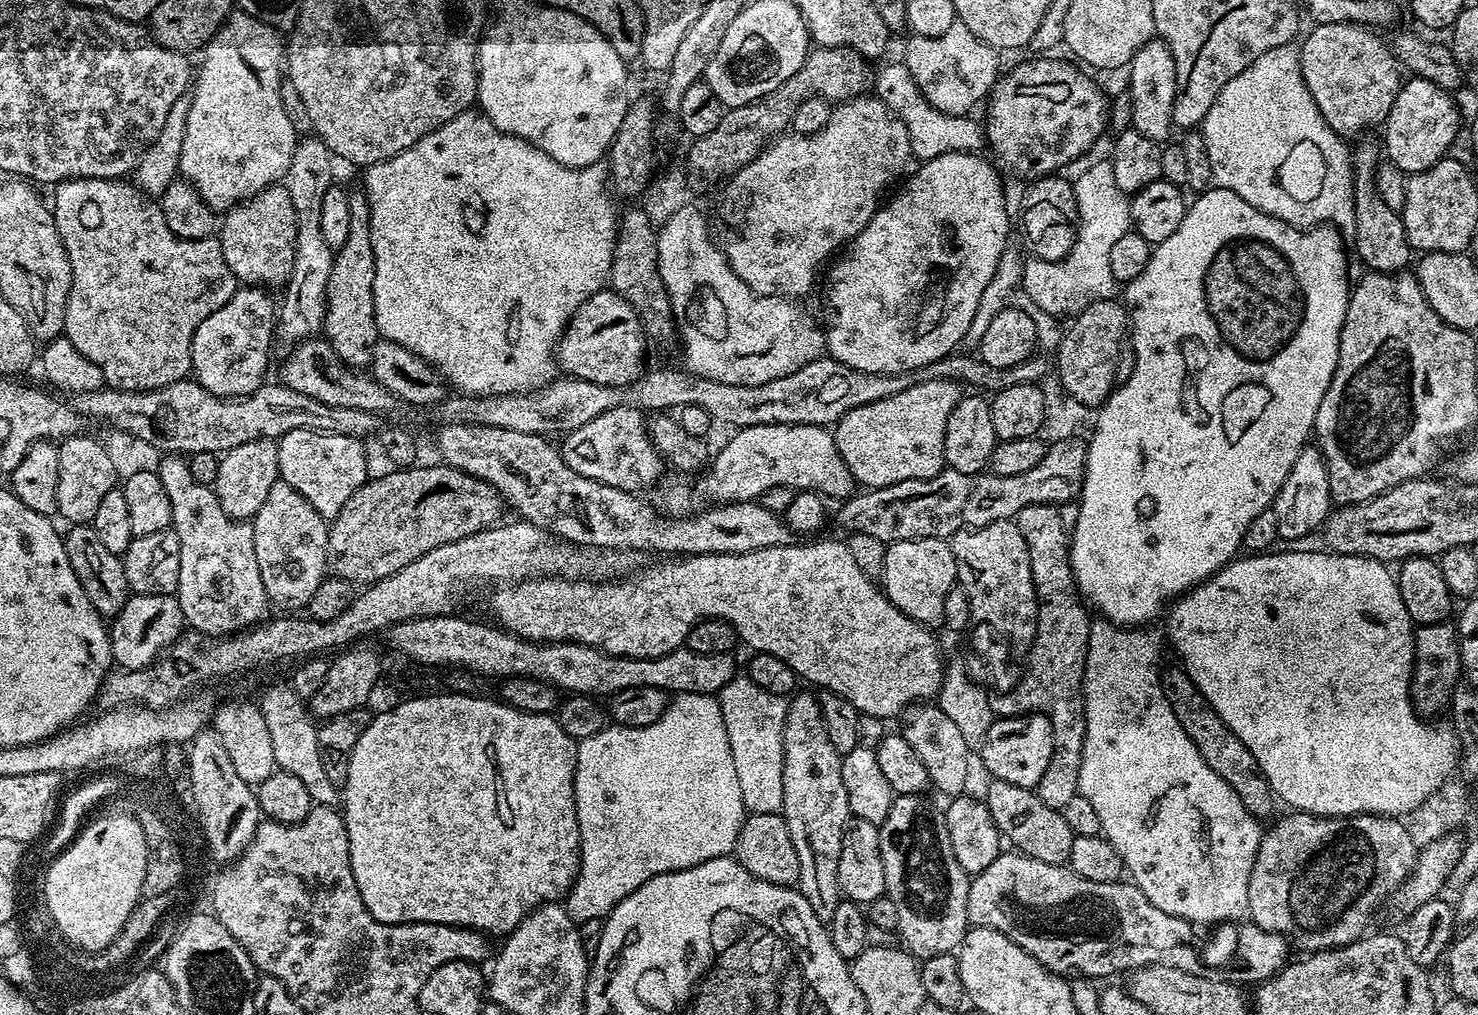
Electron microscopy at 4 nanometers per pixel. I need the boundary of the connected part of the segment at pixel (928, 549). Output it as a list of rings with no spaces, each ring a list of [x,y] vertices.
[[[938,538],[903,540],[887,545],[884,569],[878,573],[878,576],[888,601],[898,606],[902,614],[925,626],[939,625],[943,621],[946,594],[950,594],[950,590],[958,584],[952,545],[948,540]]]

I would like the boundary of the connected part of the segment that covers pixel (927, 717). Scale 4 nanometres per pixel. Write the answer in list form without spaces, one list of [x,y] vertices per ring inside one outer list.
[[[917,702],[911,708],[904,709],[899,717],[899,735],[910,742],[914,754],[922,758],[922,766],[926,766],[928,783],[933,789],[944,795],[944,798],[959,796],[968,784],[968,751],[970,745],[958,730],[957,724],[949,715],[944,714],[936,702]]]

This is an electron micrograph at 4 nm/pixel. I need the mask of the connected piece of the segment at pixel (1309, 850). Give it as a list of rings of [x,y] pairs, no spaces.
[[[1295,810],[1287,814],[1260,837],[1248,891],[1251,923],[1284,936],[1304,954],[1353,944],[1373,927],[1372,915],[1380,903],[1404,885],[1417,864],[1418,848],[1405,821],[1394,816],[1315,816]]]

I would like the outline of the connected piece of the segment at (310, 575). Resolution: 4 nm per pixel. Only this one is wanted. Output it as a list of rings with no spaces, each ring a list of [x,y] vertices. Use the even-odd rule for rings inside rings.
[[[276,479],[262,502],[262,510],[252,517],[254,554],[258,558],[258,570],[262,574],[262,586],[269,601],[280,610],[307,609],[314,590],[325,580],[328,559],[329,521],[325,520],[294,486]],[[325,568],[325,571],[324,571]]]

